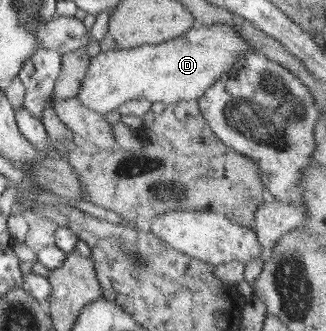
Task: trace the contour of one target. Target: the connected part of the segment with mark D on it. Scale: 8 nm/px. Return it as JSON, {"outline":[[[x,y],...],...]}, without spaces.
{"outline":[[[228,24],[195,25],[189,32],[176,38],[153,45],[143,44],[136,48],[112,49],[90,59],[87,72],[81,80],[76,99],[86,108],[101,115],[118,111],[127,100],[146,99],[151,103],[163,102],[166,105],[178,101],[198,100],[204,91],[224,73],[235,69],[235,60],[248,49],[254,49],[246,36]]]}

